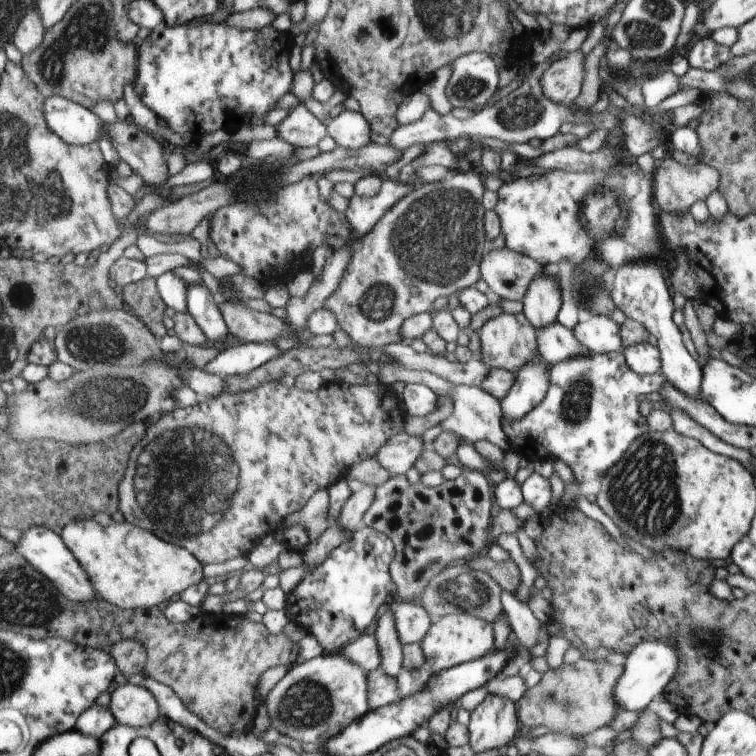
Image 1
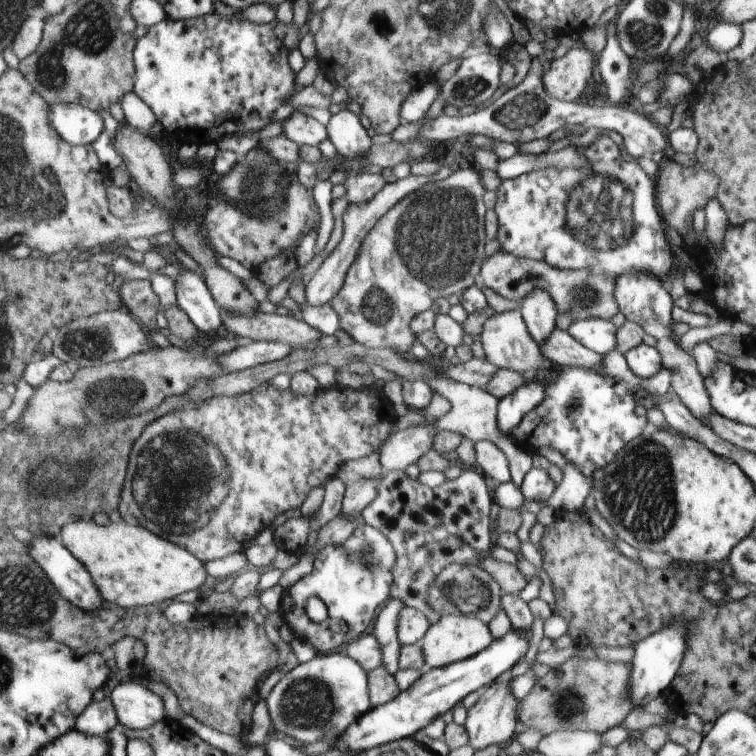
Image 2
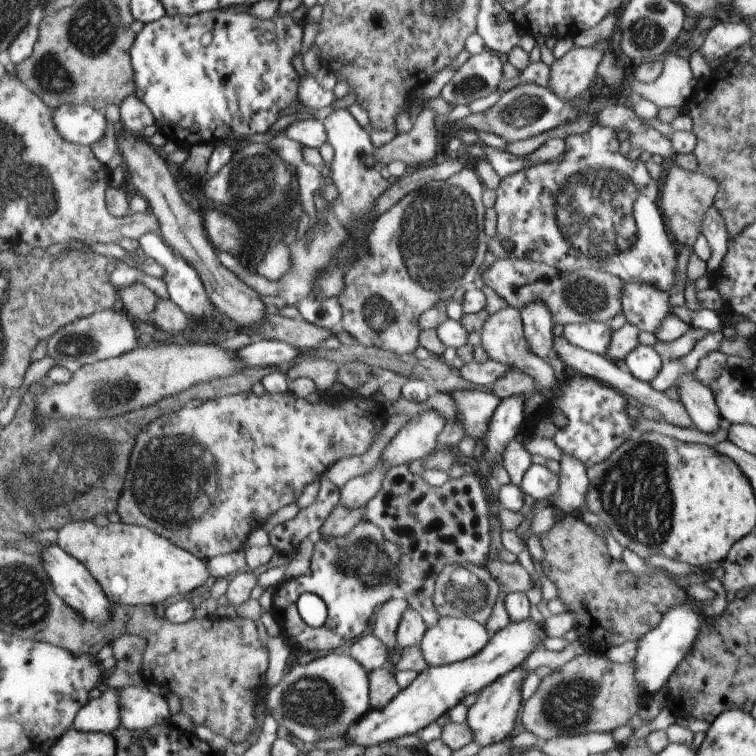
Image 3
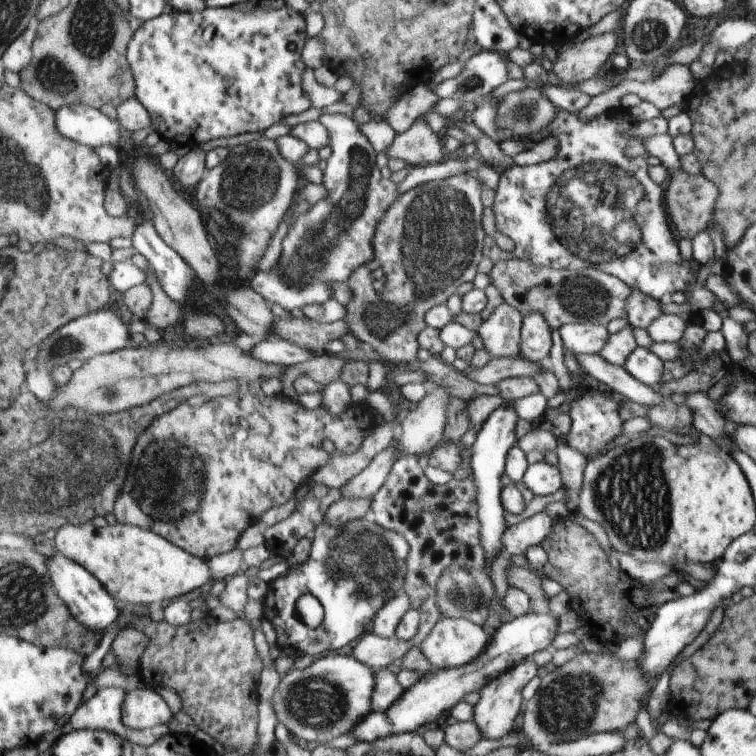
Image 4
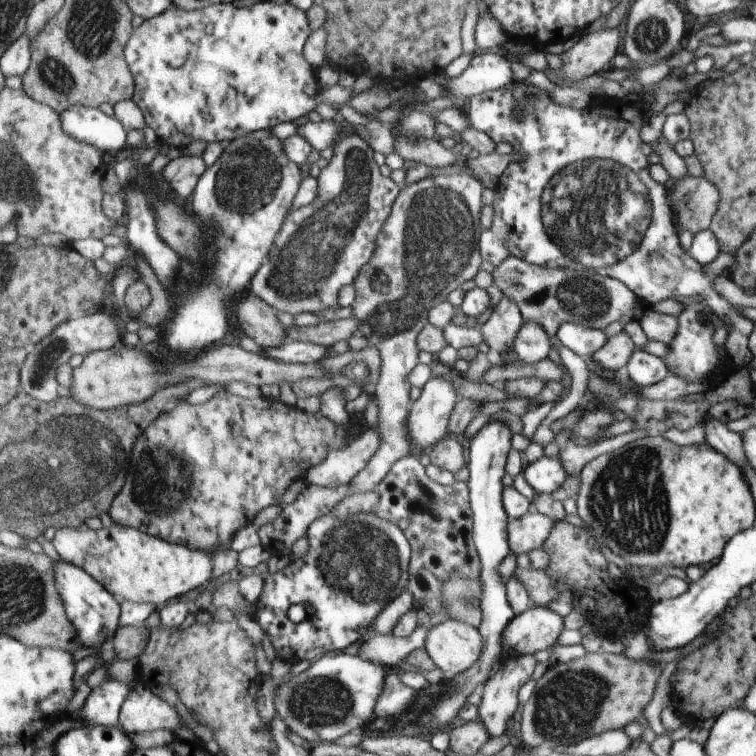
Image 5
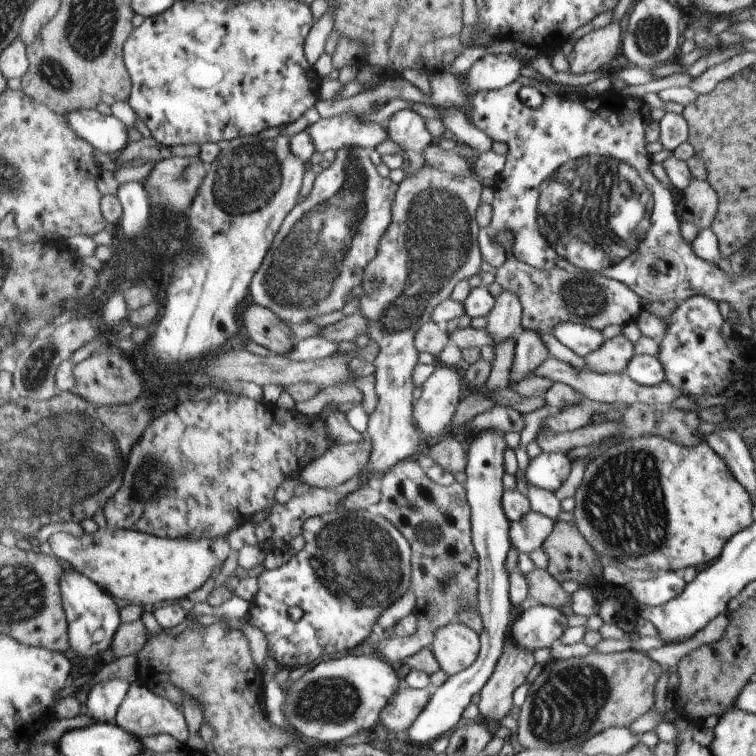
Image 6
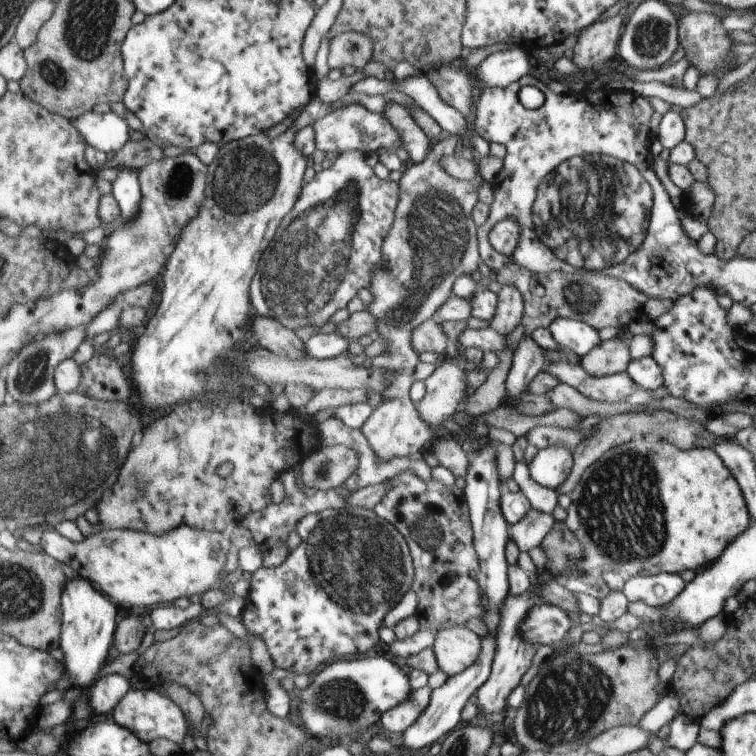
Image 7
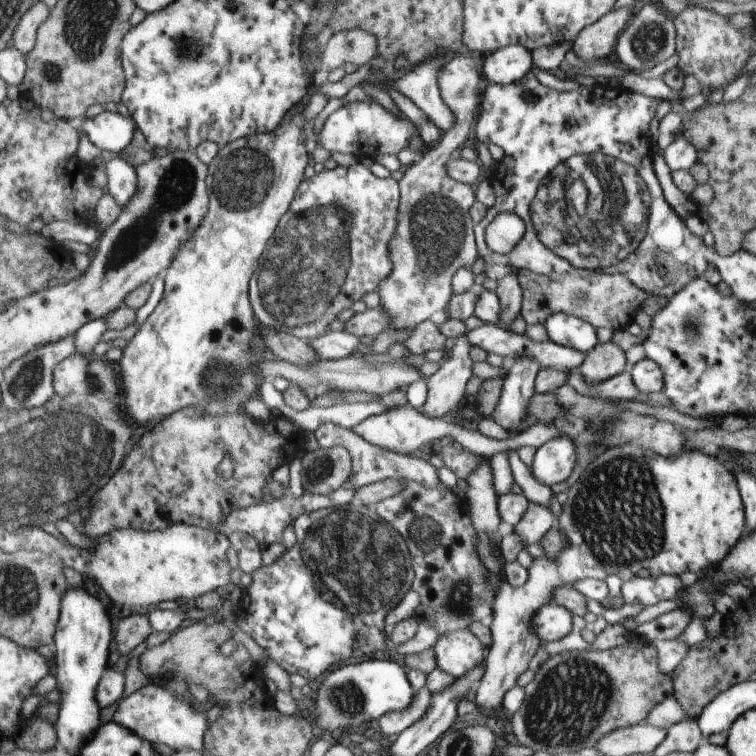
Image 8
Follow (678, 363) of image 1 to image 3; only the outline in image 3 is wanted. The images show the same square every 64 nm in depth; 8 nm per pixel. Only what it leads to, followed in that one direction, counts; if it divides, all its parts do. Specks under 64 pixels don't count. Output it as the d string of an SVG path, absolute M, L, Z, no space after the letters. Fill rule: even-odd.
M628 282L624 284L621 302L626 321L640 331L654 333L670 314L670 296L652 286ZM686 374L677 384L679 402L688 412L694 426L703 433L715 433L723 426L723 418L715 404L715 397L710 387L701 384L695 374Z

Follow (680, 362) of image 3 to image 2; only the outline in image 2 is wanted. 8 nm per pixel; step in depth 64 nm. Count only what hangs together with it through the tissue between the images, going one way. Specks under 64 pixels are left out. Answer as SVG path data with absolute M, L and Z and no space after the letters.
M615 349L603 358L602 369L564 366L562 371L557 372L556 380L545 388L544 401L528 412L517 429L510 434L526 453L538 454L537 449L542 446L554 448L567 462L575 463L586 477L592 479L598 470L610 465L616 459L618 453L626 448L626 444L630 444L645 431L647 418L640 418L634 414L634 406L636 406L634 390L642 388L654 394L666 394L672 383L671 371L664 367L655 376L642 379L629 368L625 356Z

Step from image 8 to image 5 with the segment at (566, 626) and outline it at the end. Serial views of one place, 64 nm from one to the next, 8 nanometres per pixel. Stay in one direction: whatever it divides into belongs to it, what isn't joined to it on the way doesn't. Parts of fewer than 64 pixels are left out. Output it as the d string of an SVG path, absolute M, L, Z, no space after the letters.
M530 607L516 615L502 632L502 658L550 650L564 630L563 618L549 607Z

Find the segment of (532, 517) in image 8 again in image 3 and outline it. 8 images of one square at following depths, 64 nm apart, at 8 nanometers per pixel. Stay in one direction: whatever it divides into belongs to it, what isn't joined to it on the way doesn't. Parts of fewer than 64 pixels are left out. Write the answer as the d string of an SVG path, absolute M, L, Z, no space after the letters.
M547 507L535 513L532 525L524 536L520 536L520 534L516 532L516 529L512 531L502 531L501 536L504 549L515 555L519 555L525 548L526 540L534 536L541 539L544 534L552 529L552 526L556 523L556 519L557 517L554 517L552 513L552 507Z

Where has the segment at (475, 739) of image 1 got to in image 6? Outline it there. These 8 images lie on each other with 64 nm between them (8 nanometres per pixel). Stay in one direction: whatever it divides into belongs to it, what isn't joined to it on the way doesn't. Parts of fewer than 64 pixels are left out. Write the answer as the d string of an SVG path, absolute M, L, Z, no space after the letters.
M508 634L506 642L504 642L504 652L502 652L502 656L498 659L498 664L496 664L492 676L490 676L488 682L484 684L484 688L479 691L480 702L477 704L479 713L484 716L485 723L492 736L497 734L494 732L496 726L498 726L496 722L498 722L500 718L504 718L504 716L512 710L512 692L526 683L526 676L528 676L535 663L536 657L534 656L533 650L518 648L517 643L510 640Z

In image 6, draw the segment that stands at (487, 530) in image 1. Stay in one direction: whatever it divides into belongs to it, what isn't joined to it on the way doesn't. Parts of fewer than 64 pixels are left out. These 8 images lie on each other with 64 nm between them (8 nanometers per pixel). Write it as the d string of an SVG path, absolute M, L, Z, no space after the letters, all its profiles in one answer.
M405 459L398 462L381 478L379 484L381 499L374 507L375 511L392 521L394 525L409 539L413 545L413 583L410 590L417 596L414 613L418 619L417 631L412 636L384 639L375 644L375 654L382 660L400 662L409 656L430 649L434 632L446 624L461 620L460 612L478 606L478 591L480 590L480 564L472 537L472 512L466 498L465 484L454 481L450 486L436 484L416 460Z

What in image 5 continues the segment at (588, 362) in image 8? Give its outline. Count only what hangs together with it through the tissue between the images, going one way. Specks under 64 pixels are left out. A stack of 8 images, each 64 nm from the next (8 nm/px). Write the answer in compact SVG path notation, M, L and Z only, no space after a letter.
M623 330L617 335L607 338L606 344L590 357L604 370L617 372L624 370L635 349L634 342Z

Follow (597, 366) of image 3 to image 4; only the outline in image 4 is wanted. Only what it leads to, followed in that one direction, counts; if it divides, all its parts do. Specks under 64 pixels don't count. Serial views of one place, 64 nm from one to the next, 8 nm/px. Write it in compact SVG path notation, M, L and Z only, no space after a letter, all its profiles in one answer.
M574 354L574 357L584 374L606 384L625 400L638 402L644 406L658 406L669 401L655 387L636 380L623 366L606 362L600 354Z

